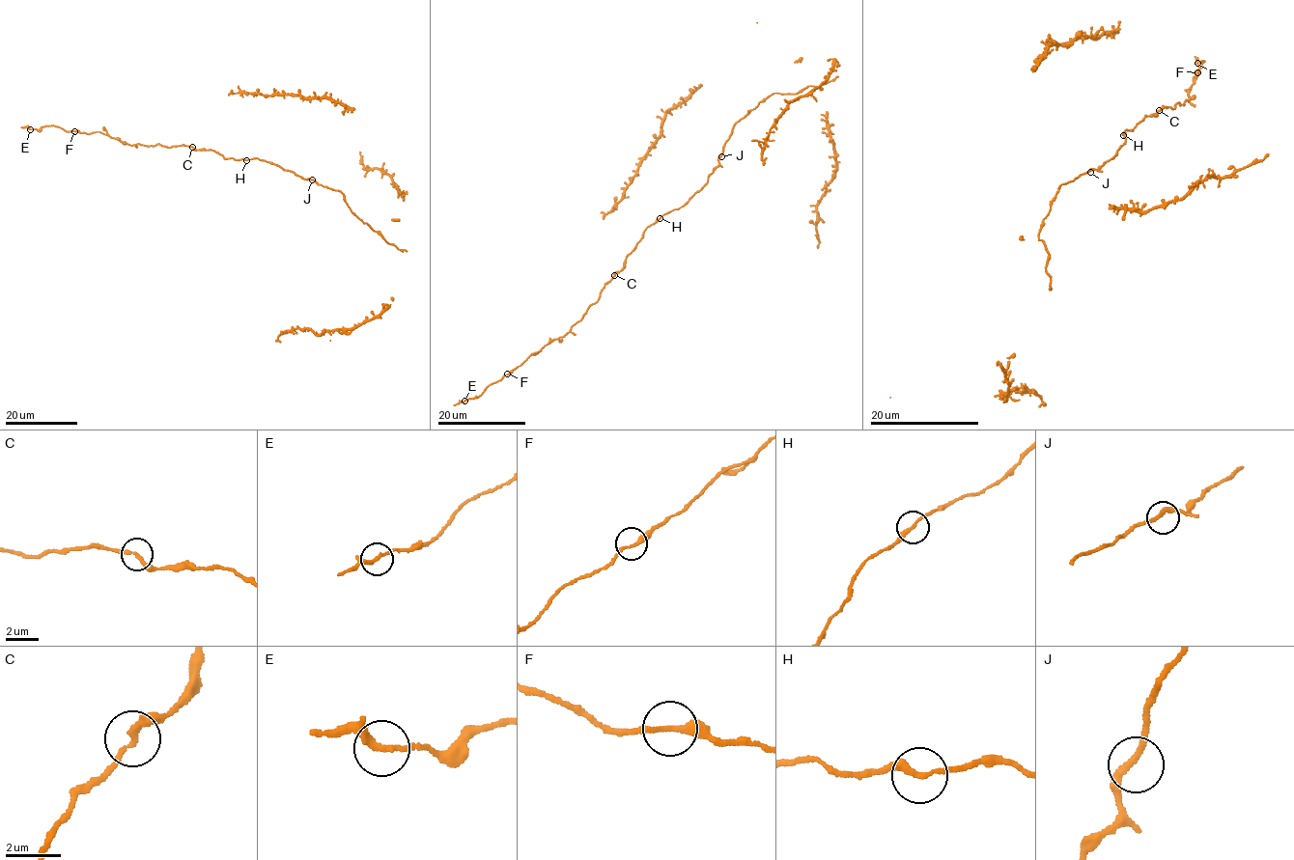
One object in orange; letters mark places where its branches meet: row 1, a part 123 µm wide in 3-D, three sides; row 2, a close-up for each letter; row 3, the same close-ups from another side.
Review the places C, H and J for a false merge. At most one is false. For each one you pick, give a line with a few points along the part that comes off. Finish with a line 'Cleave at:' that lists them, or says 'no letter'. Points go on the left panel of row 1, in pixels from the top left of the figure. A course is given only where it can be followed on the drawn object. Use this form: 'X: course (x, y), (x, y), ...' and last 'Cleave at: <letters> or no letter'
C: course (192, 147), (130, 145), (100, 132), (79, 133), (47, 125), (38, 129), (20, 126)
Cleave at: C

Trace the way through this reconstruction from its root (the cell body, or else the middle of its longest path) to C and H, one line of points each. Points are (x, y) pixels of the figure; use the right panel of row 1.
C: (1088, 170), (1099, 169), (1112, 159), (1125, 141), (1122, 133), (1159, 110)
H: (1088, 170), (1099, 169), (1105, 161), (1112, 159), (1123, 144), (1123, 135)

